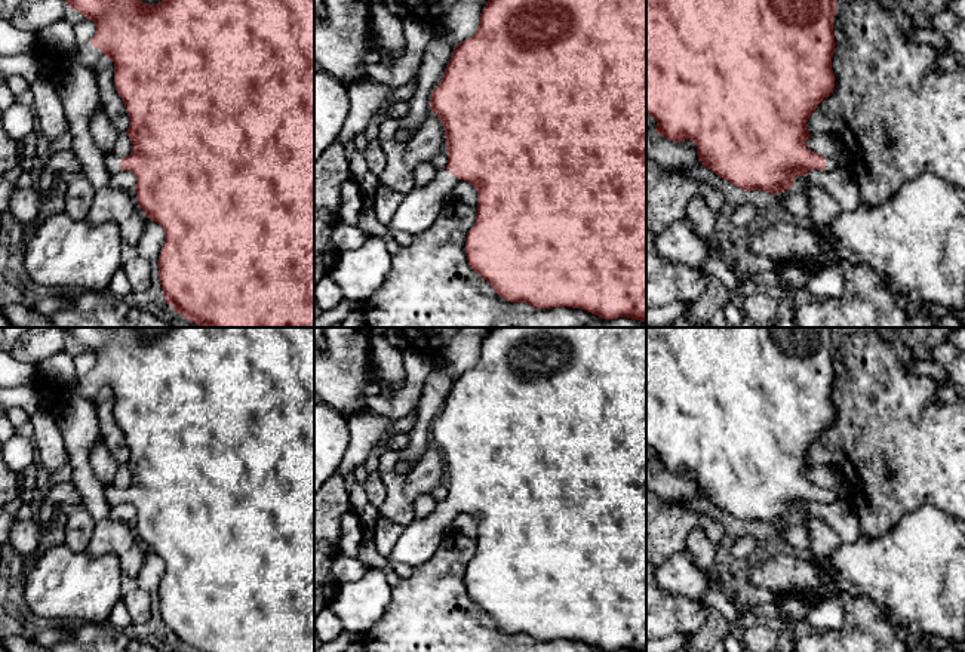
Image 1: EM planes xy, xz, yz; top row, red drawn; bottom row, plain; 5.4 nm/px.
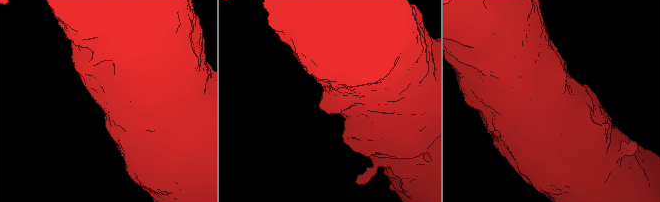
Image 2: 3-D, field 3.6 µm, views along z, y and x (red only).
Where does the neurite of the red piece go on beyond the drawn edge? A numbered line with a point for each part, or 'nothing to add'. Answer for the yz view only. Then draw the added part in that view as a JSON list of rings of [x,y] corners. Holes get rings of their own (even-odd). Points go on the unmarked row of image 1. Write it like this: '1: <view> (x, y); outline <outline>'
1: yz (832, 497); outline [[[824,489],[824,493],[826,493],[826,502],[829,502],[829,504],[846,505],[851,501],[849,495],[842,496],[838,490]]]

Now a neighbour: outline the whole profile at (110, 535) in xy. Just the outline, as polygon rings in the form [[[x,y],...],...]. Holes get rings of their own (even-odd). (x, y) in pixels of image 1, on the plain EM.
[[[110,517],[96,522],[86,553],[93,557],[114,553],[120,559],[122,573],[132,578],[136,578],[145,559],[136,532],[129,525]]]

